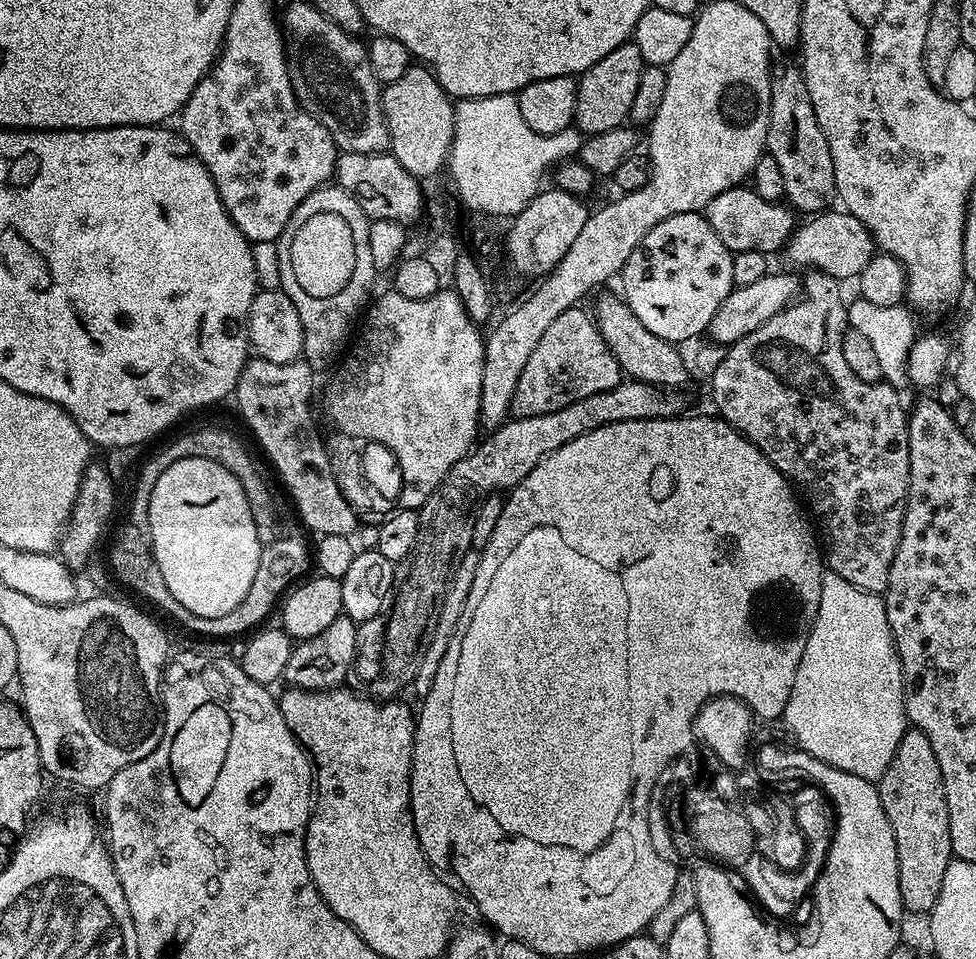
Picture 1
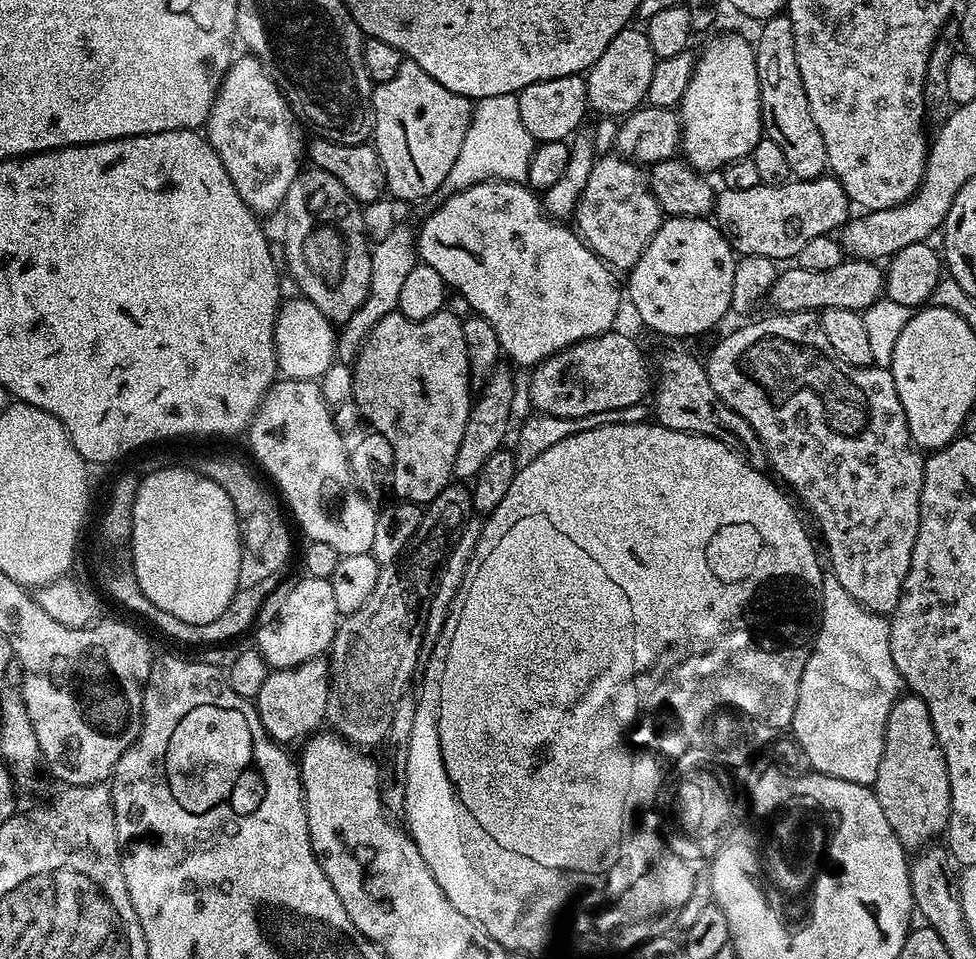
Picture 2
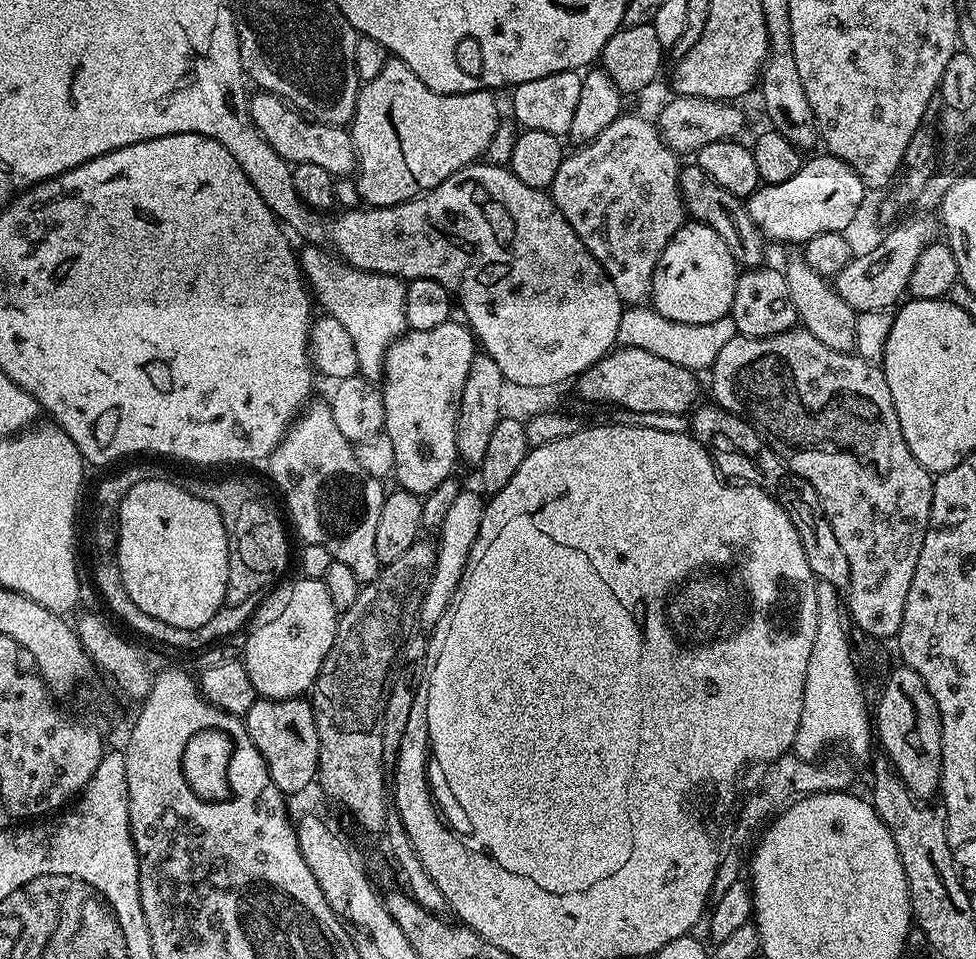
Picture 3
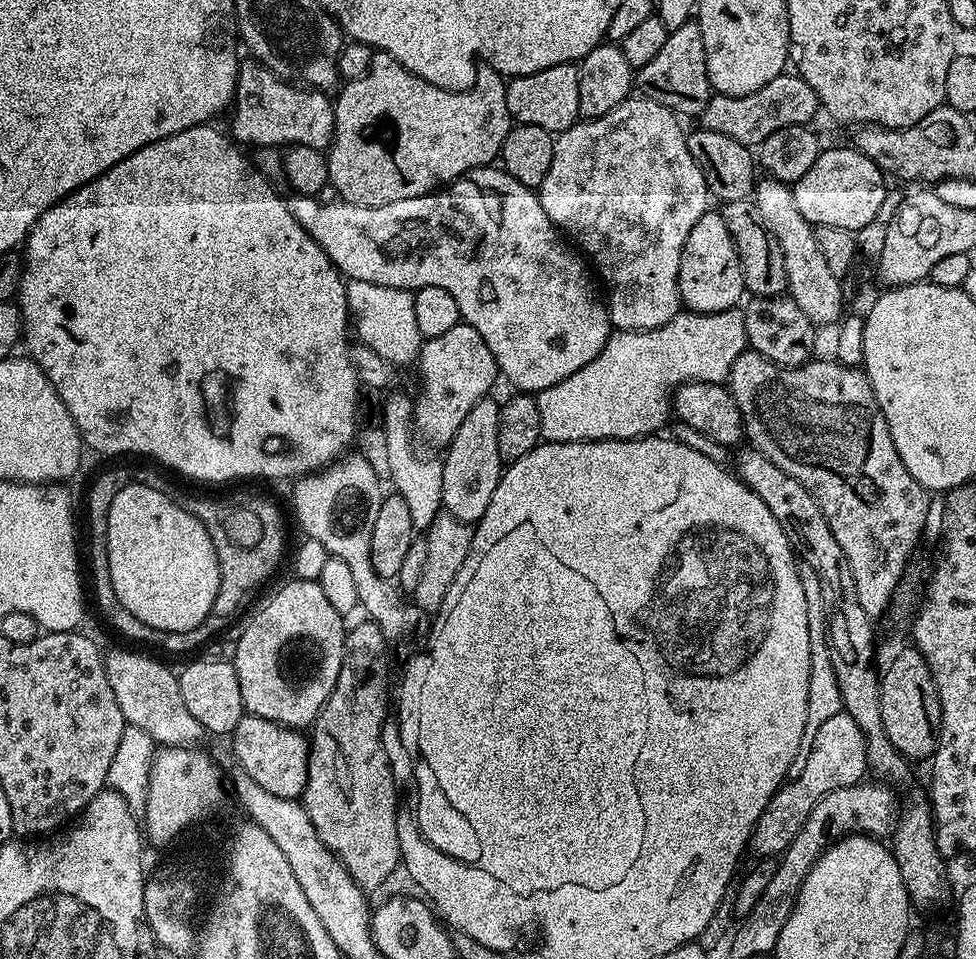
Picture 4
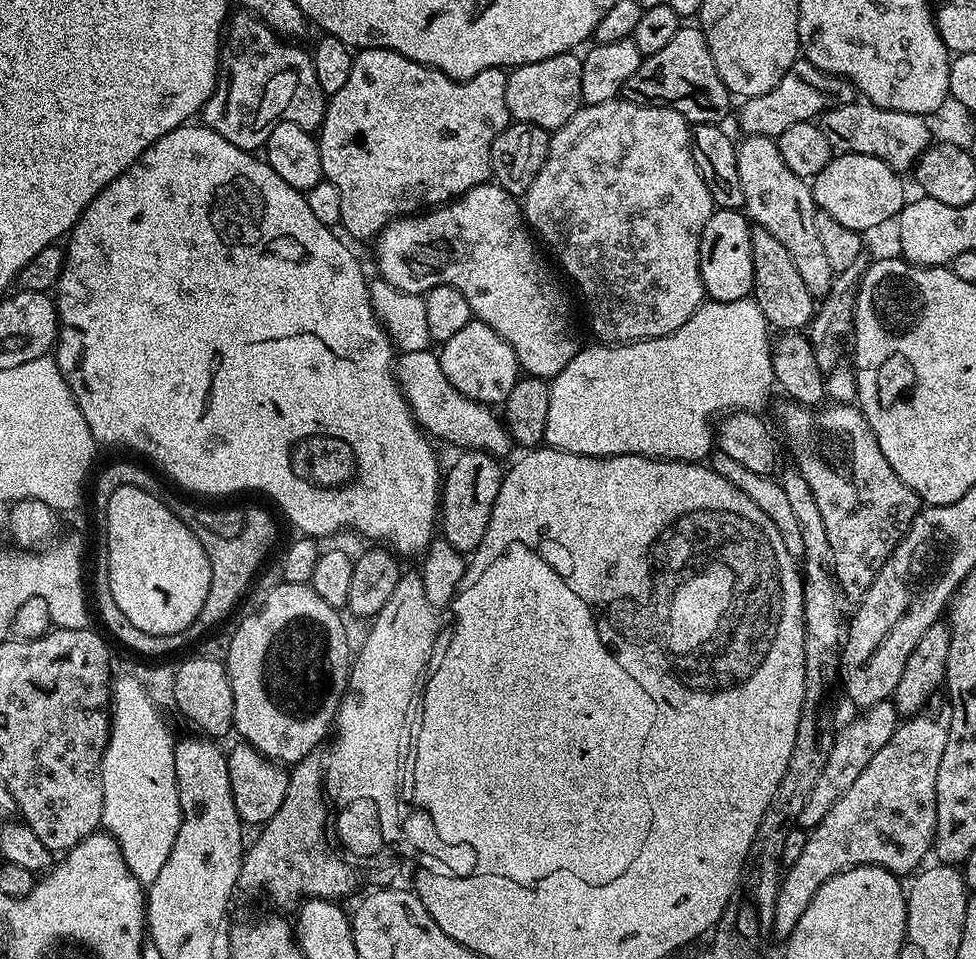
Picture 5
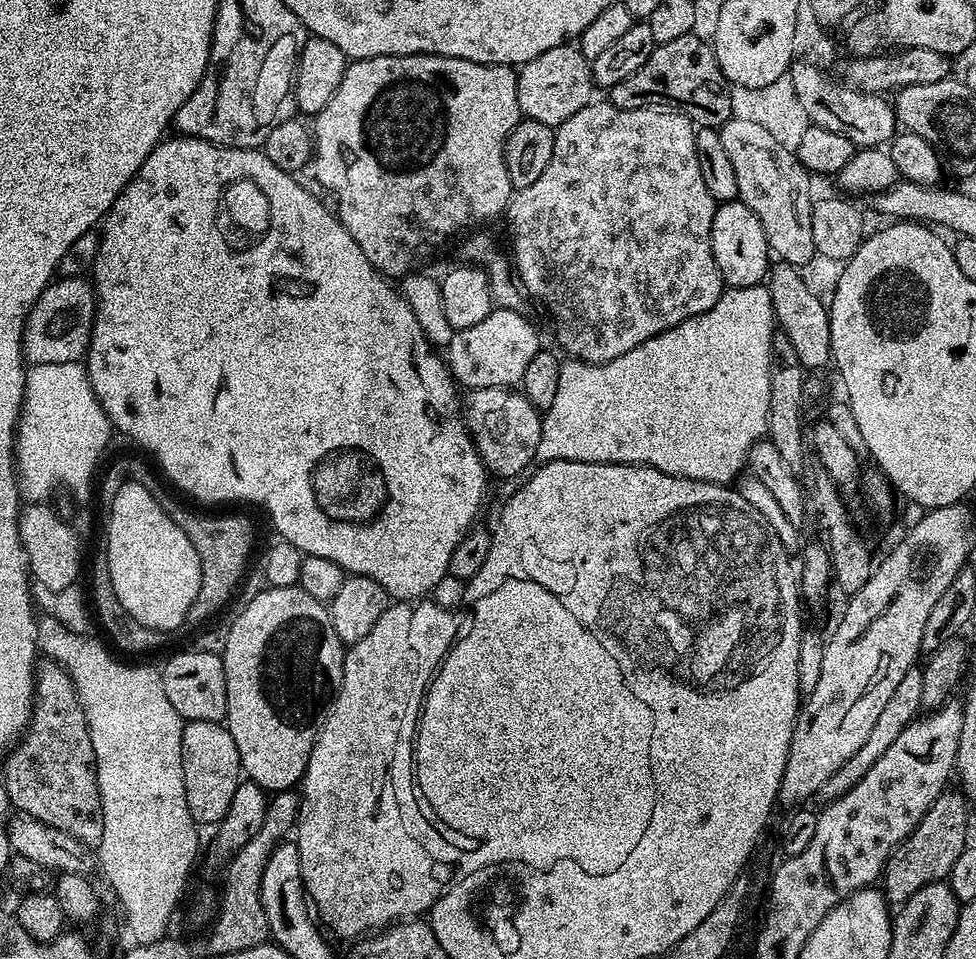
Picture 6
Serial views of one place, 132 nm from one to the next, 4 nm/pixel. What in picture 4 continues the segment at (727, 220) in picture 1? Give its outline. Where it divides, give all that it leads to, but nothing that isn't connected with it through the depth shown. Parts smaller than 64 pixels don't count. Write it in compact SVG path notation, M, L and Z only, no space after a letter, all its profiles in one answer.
M851 146L825 147L814 166L810 166L810 170L806 170L806 174L802 174L802 178L798 178L798 182L791 185L791 190L794 202L798 202L798 210L802 210L802 218L806 218L806 222L814 226L838 226L855 233L862 226L866 226L866 222L874 219L874 214L878 214L882 202L888 197L890 188L889 185L884 185L884 180L886 181L886 174L870 158L866 158L866 154L856 151Z

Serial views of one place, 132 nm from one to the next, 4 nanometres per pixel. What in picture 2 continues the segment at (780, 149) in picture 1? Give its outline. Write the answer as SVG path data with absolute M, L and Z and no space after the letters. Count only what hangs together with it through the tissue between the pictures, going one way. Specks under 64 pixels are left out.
M781 14L763 21L759 25L760 41L755 41L756 65L758 66L758 86L760 87L760 121L764 123L763 135L769 140L778 142L778 146L784 151L786 162L790 162L790 170L793 177L798 180L813 180L815 176L825 175L828 168L828 159L826 158L826 142L822 142L822 134L818 130L818 126L814 126L814 118L810 114L810 102L806 102L806 86L802 86L802 74L798 70L798 58L794 54L794 26L790 22L790 18L786 14Z

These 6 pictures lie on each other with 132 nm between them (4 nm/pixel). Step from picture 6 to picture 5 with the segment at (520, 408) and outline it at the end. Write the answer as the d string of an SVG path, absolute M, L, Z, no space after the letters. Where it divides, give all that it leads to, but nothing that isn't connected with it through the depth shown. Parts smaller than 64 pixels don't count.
M435 351L405 352L399 357L395 369L400 390L408 399L408 405L416 415L417 424L429 437L437 441L445 440L446 443L458 448L457 450L476 449L488 452L495 458L503 458L508 451L513 451L512 437L508 435L503 419L497 413L495 416L492 413L495 411L489 405L466 398L466 394L454 390L446 374L442 374L440 358Z

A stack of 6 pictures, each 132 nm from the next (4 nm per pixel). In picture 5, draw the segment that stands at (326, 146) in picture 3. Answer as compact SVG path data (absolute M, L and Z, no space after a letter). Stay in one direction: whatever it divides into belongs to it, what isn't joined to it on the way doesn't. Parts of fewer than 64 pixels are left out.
M240 10L227 21L226 24L226 72L228 68L228 80L224 74L217 75L216 85L210 94L210 98L204 103L202 109L202 120L207 127L214 129L218 134L222 134L222 138L226 138L226 142L234 142L234 146L244 148L246 151L255 153L257 150L263 149L264 143L268 141L270 130L277 122L285 120L286 122L294 122L298 126L302 126L302 130L315 133L320 125L324 123L324 109L326 107L326 94L322 90L322 86L318 86L318 78L314 74L314 66L312 65L312 57L307 51L303 52L299 48L299 43L289 42L285 37L279 36L274 29L266 26L266 22L262 22L257 16L252 15L247 10Z

